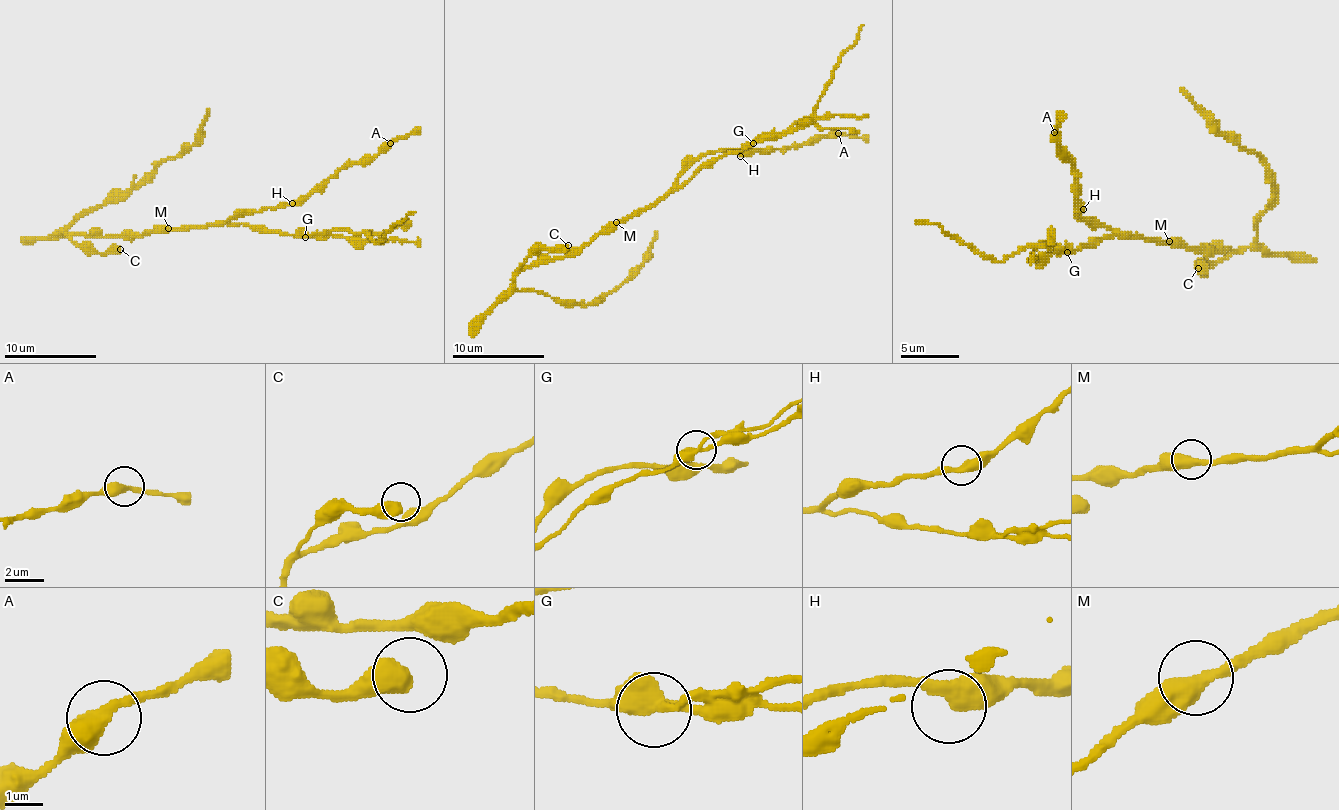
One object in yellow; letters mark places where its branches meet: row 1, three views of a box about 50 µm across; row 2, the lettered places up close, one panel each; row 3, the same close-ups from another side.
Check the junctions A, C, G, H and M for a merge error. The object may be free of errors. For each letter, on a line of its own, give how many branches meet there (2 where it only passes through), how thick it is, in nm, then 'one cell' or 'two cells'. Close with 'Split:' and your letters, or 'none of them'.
A: 2 branches meet; 440 nm thick; one cell
C: 2 branches meet; 440 nm thick; one cell
G: 2 branches meet; 440 nm thick; two cells
H: 2 branches meet; 440 nm thick; one cell
M: 2 branches meet; 440 nm thick; one cell
Split: G

